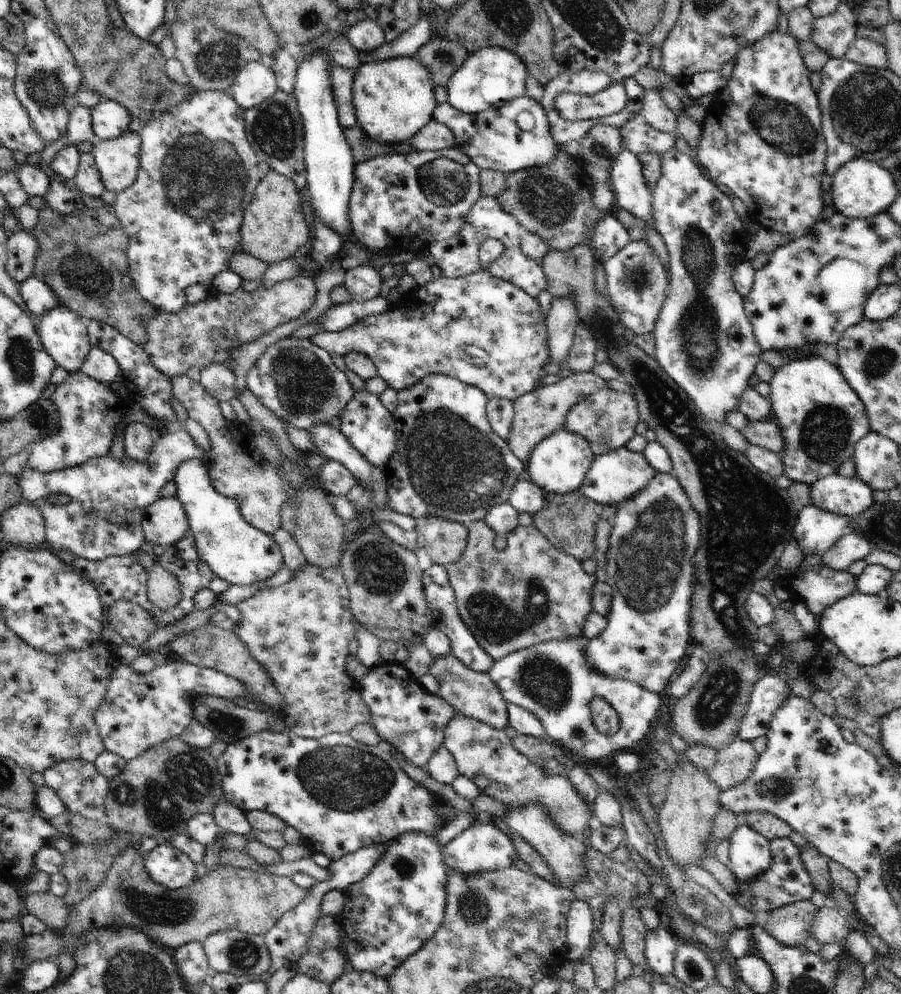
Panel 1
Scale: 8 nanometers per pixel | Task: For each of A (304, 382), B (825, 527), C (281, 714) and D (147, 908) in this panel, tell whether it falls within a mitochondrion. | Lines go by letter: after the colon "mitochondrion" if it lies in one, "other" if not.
A: mitochondrion
B: other
C: other
D: mitochondrion

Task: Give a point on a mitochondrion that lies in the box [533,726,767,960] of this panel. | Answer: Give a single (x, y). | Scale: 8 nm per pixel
(563, 808)

